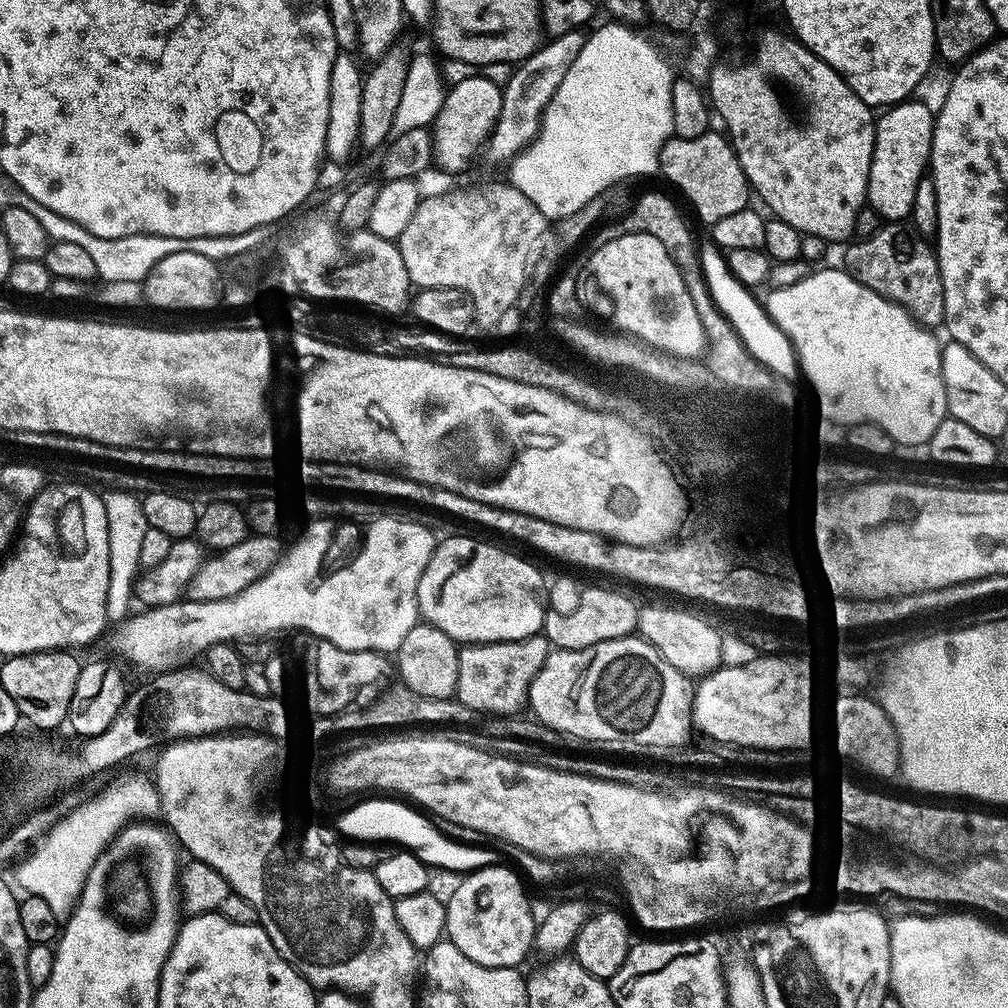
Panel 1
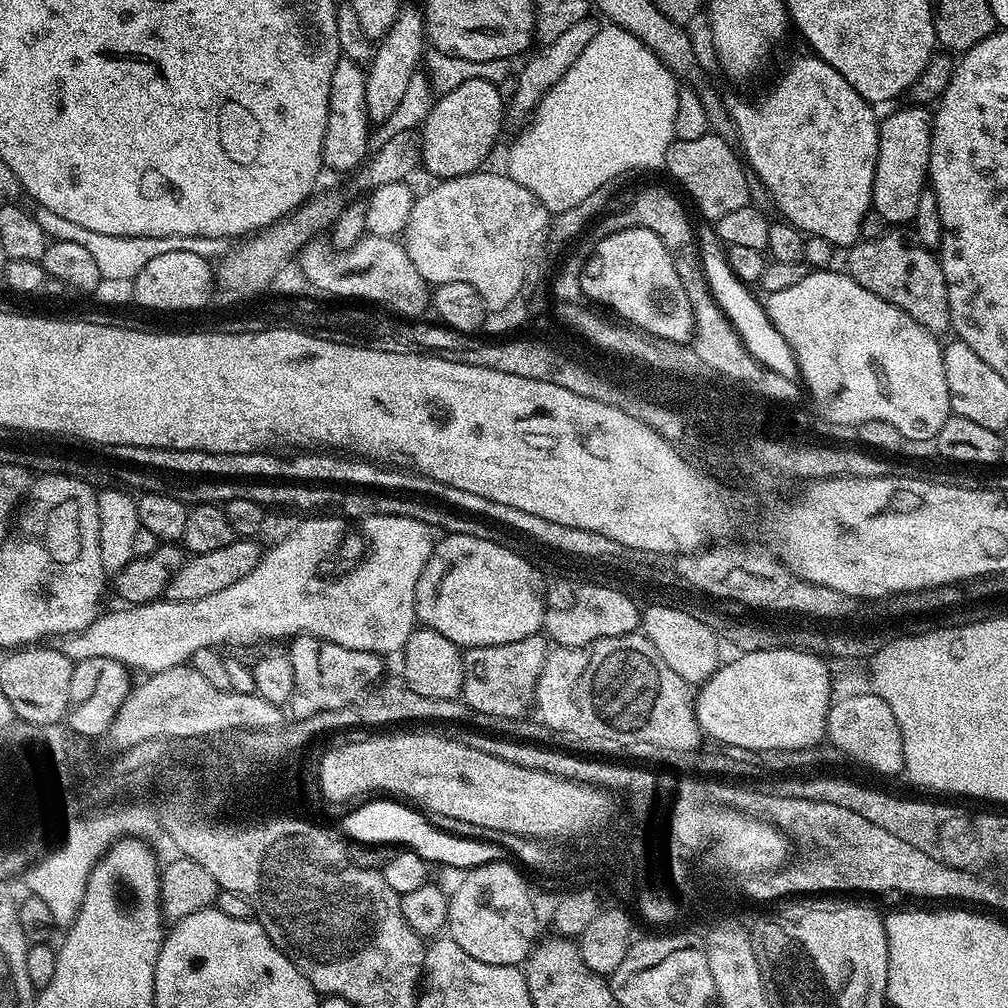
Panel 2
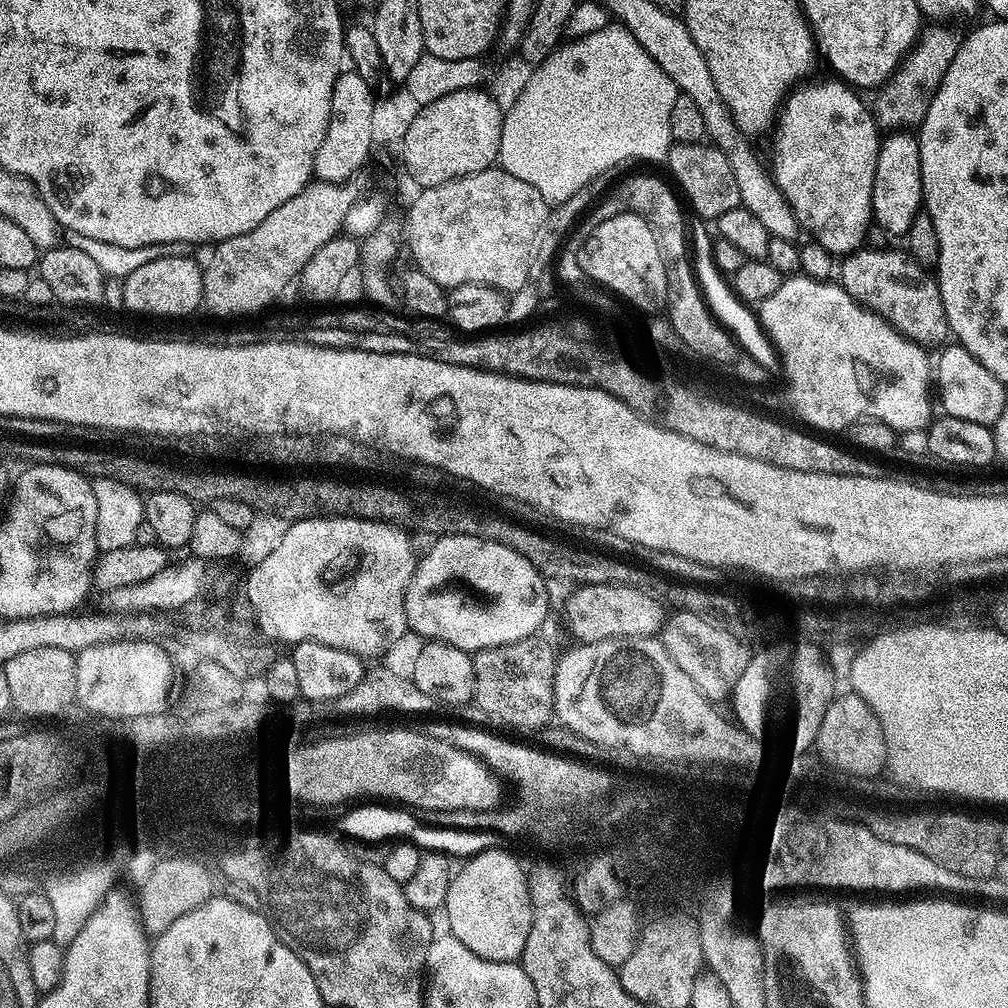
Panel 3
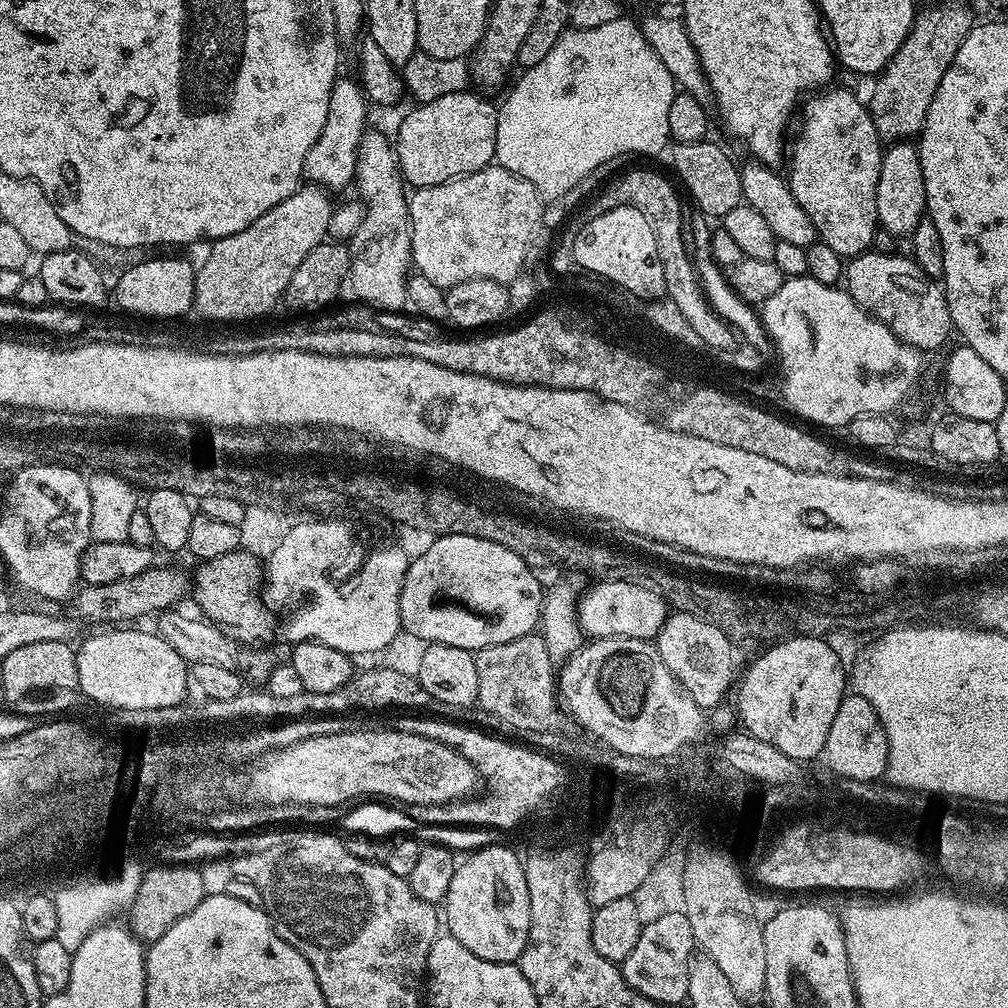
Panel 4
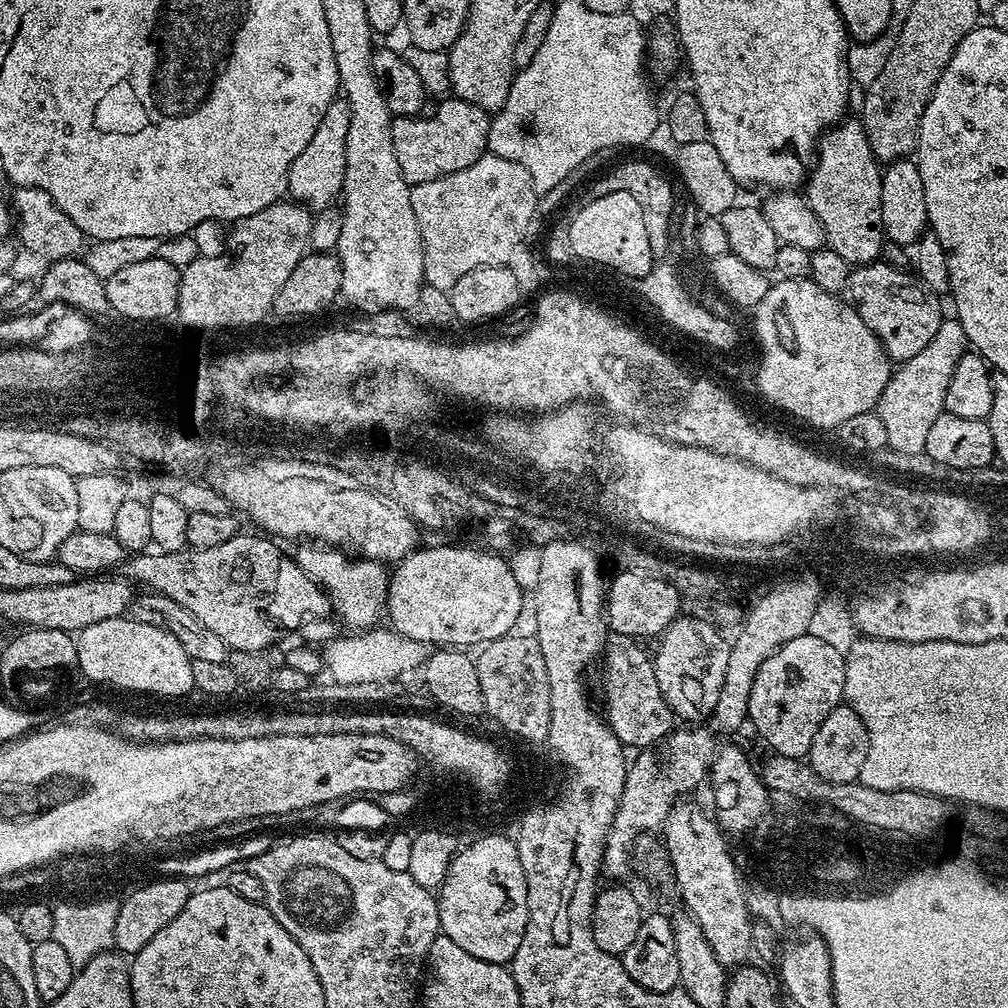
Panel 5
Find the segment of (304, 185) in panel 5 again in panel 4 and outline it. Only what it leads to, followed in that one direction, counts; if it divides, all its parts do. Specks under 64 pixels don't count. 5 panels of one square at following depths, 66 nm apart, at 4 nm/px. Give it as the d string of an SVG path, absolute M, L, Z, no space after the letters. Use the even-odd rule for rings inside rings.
M337 79L330 94L330 106L326 110L326 126L322 126L322 134L314 146L310 146L310 154L304 163L304 176L313 185L319 185L325 190L344 188L351 185L356 178L356 163L358 150L368 124L369 101L366 99L363 87L355 79Z

